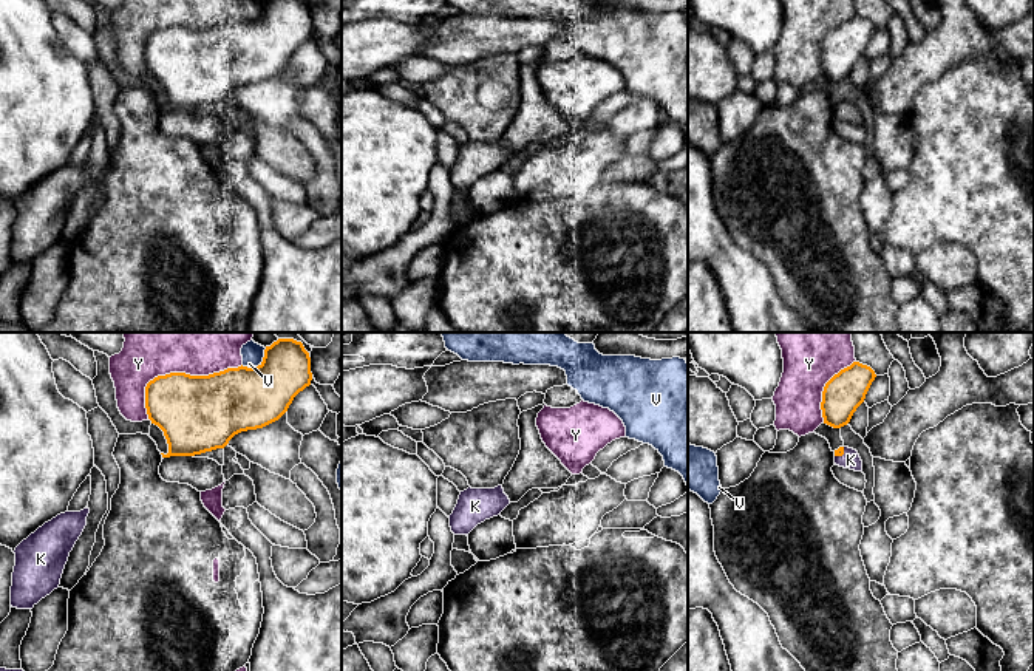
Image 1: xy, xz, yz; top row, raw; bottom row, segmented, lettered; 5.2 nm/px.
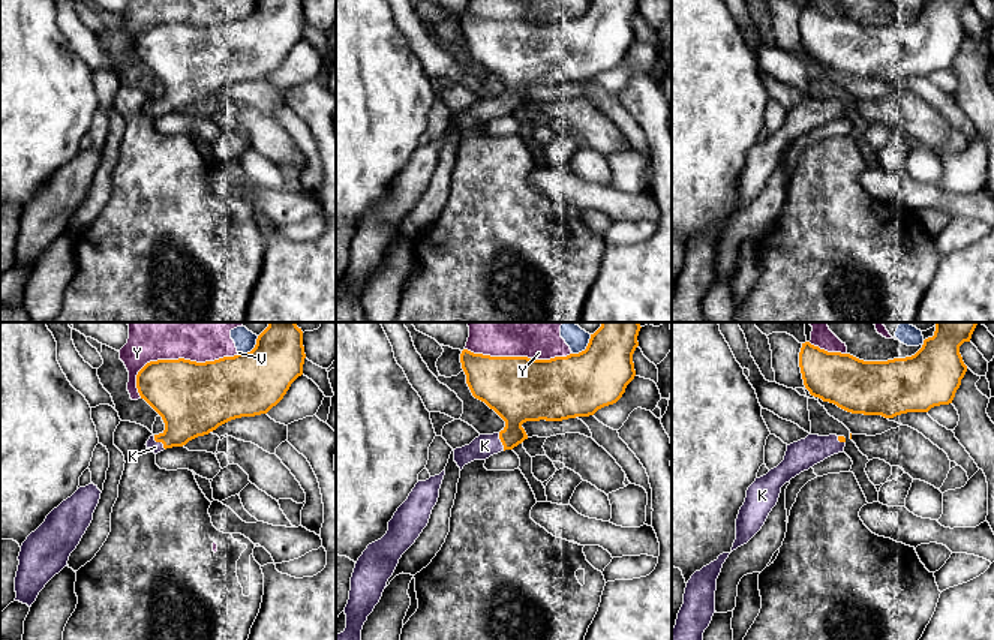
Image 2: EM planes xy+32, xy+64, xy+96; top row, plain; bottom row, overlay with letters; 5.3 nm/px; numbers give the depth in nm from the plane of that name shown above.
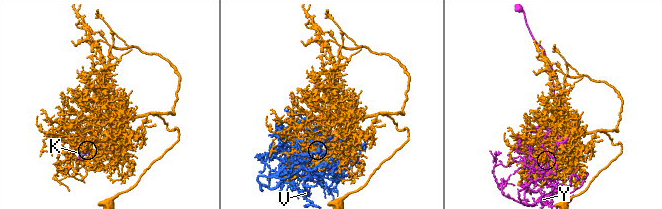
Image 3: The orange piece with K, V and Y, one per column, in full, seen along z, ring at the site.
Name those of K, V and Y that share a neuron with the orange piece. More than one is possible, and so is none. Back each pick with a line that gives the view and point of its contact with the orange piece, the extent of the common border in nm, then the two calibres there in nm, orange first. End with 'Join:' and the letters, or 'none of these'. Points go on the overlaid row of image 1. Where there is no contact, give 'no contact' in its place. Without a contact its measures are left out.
K: yz (841, 455) | 80 nm | 50/100 nm
Join: K

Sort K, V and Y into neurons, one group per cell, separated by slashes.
K / V / Y

